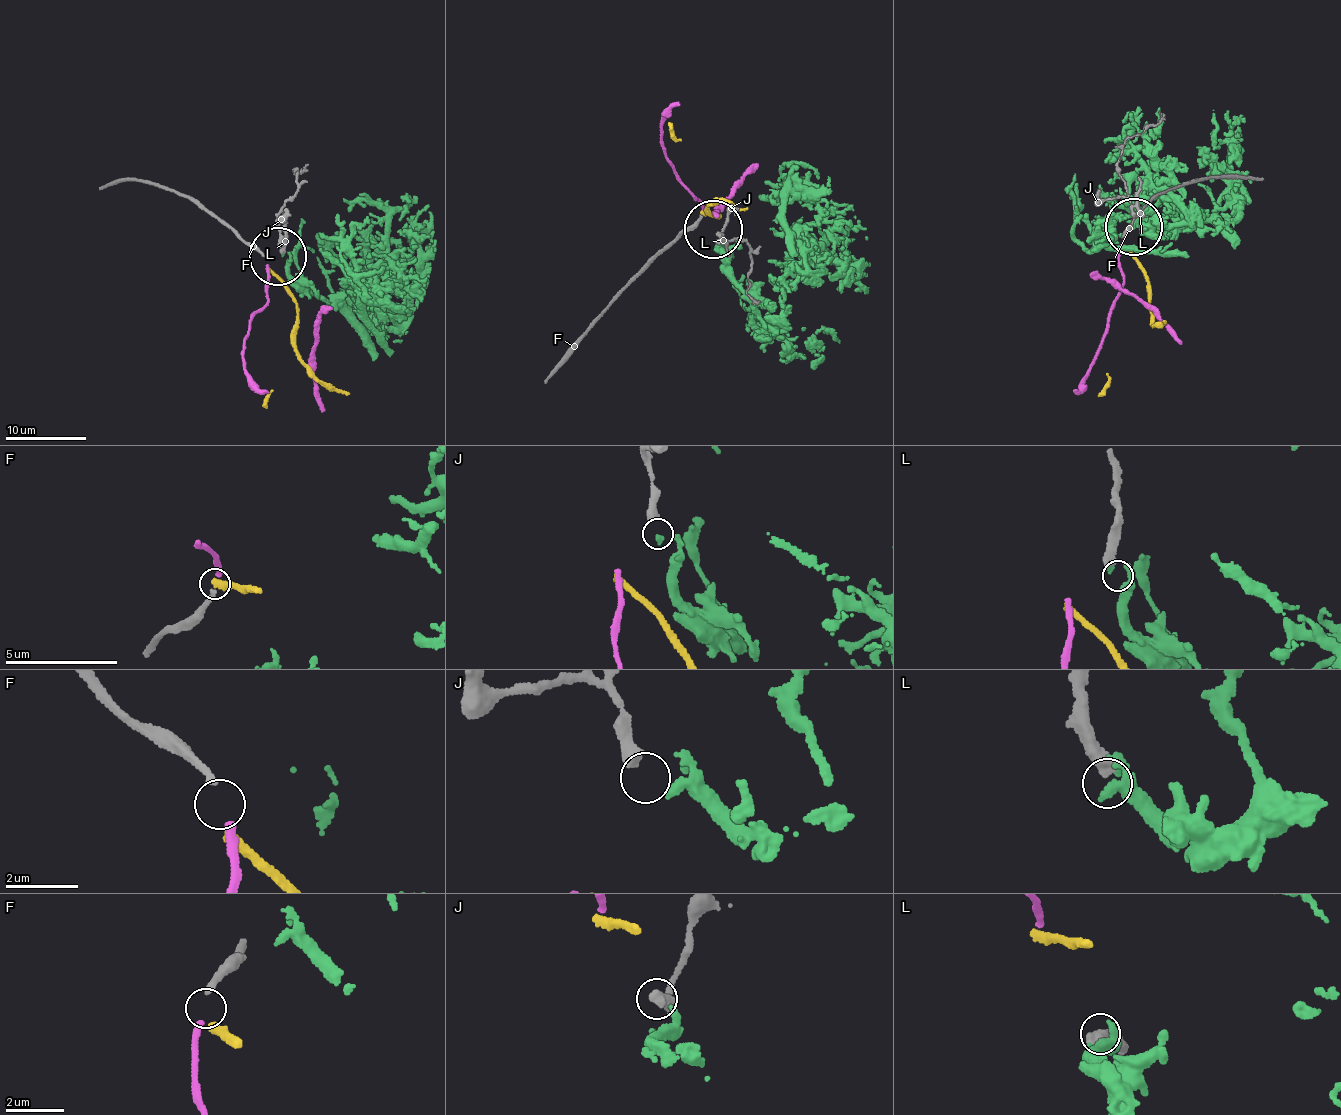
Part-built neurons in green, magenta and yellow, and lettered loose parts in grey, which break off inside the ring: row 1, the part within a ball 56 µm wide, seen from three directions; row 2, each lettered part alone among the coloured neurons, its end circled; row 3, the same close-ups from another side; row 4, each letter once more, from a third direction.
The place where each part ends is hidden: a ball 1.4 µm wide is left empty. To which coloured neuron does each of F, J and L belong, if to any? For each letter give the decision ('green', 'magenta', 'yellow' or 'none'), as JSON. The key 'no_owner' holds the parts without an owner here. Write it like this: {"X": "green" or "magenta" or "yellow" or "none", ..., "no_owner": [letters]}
{"F": "magenta", "J": "none", "L": "green", "no_owner": ["J"]}

